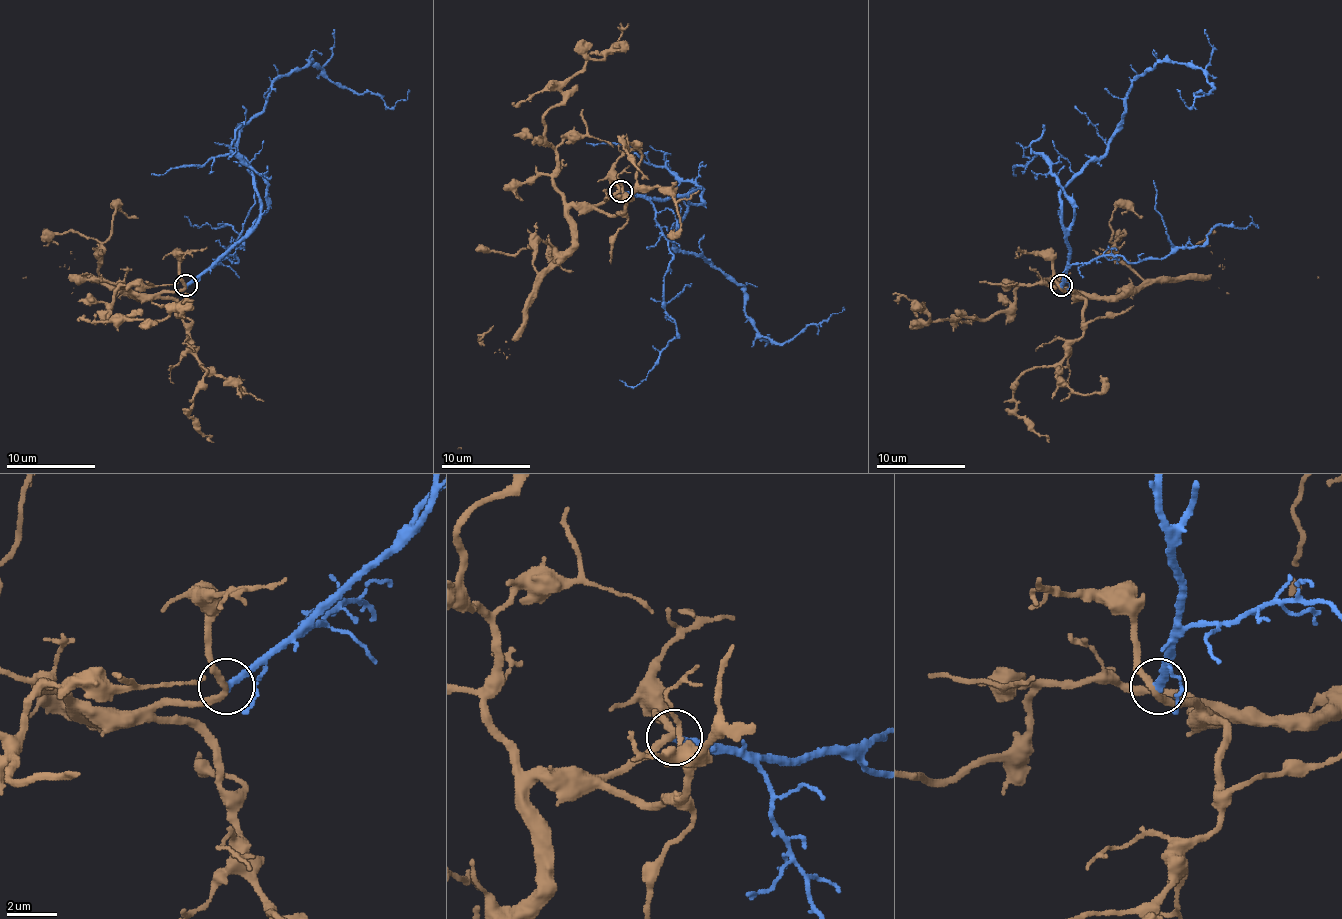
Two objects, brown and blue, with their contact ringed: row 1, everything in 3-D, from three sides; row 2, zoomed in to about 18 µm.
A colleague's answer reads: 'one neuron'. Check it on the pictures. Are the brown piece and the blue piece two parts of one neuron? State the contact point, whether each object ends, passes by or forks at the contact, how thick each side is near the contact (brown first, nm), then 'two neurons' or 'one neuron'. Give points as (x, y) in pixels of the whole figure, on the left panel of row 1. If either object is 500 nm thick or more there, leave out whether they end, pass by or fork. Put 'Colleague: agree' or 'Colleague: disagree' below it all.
at (186, 285); brown passes by; blue ends there; 280 nm thick on the brown side, 320 nm on the other; two neurons
Colleague: disagree

